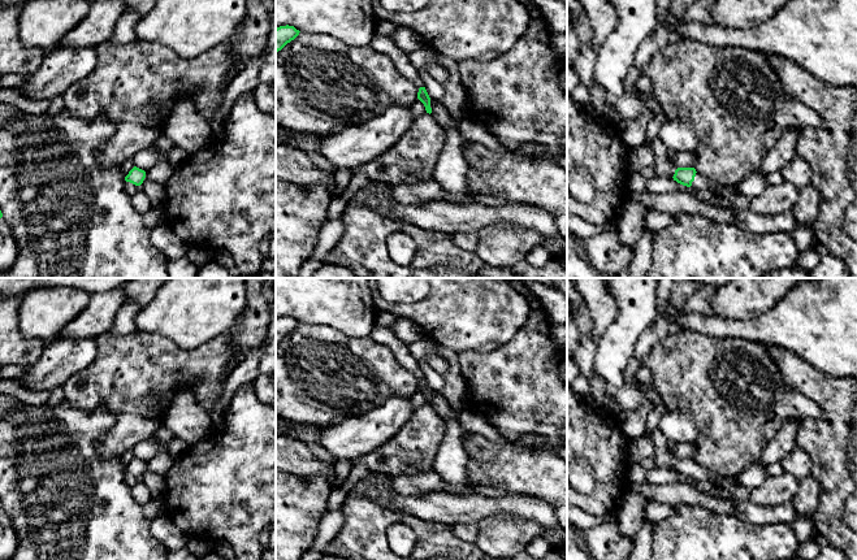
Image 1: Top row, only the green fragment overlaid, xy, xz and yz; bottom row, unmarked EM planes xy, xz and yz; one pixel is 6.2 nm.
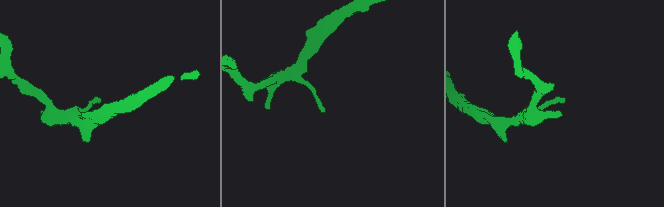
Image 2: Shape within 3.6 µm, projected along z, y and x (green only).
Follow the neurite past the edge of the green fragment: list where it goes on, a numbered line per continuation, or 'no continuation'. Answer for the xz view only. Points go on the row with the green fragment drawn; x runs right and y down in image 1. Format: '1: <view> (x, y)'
no continuation

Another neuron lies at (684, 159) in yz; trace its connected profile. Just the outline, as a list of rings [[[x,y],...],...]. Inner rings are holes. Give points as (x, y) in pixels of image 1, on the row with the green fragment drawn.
[[[680,152],[675,156],[674,162],[678,168],[693,168],[697,155],[691,152]]]

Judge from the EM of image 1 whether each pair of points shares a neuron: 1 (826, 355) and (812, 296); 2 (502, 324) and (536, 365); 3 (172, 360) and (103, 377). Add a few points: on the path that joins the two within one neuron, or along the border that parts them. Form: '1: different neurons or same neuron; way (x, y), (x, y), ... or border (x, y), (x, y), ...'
1: same neuron; way (826, 341), (826, 322), (814, 311)
2: different neurons; border (529, 311), (520, 329), (506, 343), (487, 354)
3: same neuron; way (155, 367), (120, 377)

